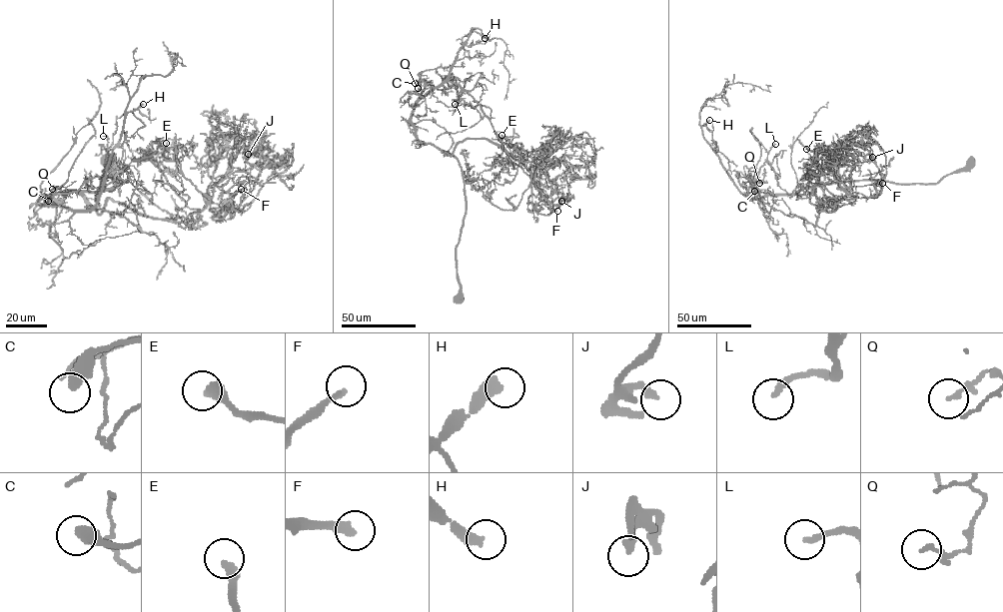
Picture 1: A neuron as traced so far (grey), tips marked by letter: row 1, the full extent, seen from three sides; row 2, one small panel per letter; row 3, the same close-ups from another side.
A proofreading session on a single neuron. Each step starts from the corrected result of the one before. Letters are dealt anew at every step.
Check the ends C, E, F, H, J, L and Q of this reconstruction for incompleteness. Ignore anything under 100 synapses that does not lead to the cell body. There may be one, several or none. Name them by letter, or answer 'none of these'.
F, H

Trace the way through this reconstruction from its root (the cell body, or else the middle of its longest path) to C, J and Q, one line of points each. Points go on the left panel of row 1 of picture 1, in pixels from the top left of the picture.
C: (107, 162), (103, 190), (113, 190), (117, 186), (56, 192), (43, 204), (62, 201), (48, 201)
J: (107, 162), (103, 190), (117, 186), (83, 192), (98, 214), (111, 199), (186, 222), (245, 136), (248, 154)
Q: (107, 162), (103, 190), (113, 190), (117, 186), (56, 192), (43, 204), (65, 197), (52, 189)

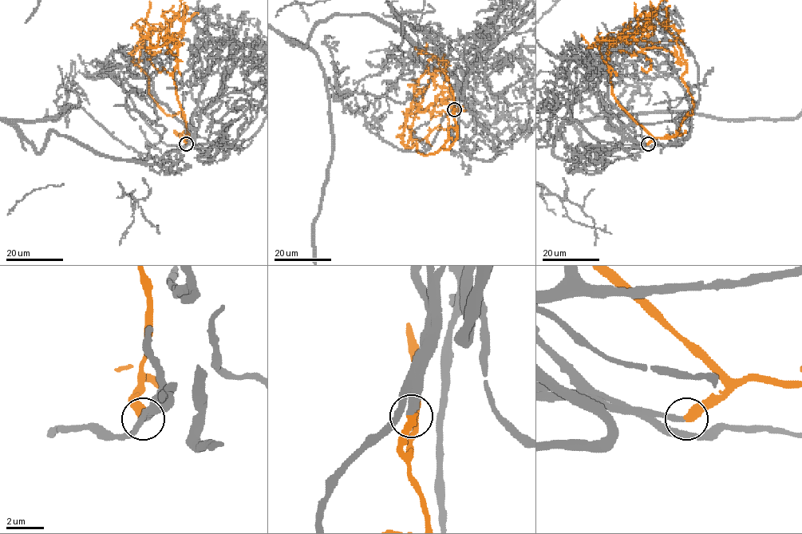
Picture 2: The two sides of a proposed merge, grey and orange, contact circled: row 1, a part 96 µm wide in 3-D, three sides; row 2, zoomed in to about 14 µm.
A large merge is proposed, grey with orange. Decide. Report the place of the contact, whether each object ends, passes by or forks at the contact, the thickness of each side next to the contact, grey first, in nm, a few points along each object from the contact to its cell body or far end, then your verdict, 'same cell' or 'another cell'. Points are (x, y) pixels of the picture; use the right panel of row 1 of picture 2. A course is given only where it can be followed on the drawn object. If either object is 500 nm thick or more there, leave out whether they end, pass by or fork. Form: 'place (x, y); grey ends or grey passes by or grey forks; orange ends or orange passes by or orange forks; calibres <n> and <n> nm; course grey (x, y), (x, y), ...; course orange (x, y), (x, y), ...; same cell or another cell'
place (648, 144); grey ends; orange ends; calibres 340 and 460 nm; course orange (647, 144), (673, 137), (693, 107), (682, 76), (686, 61), (677, 43), (679, 32), (665, 25), (669, 5); same cell

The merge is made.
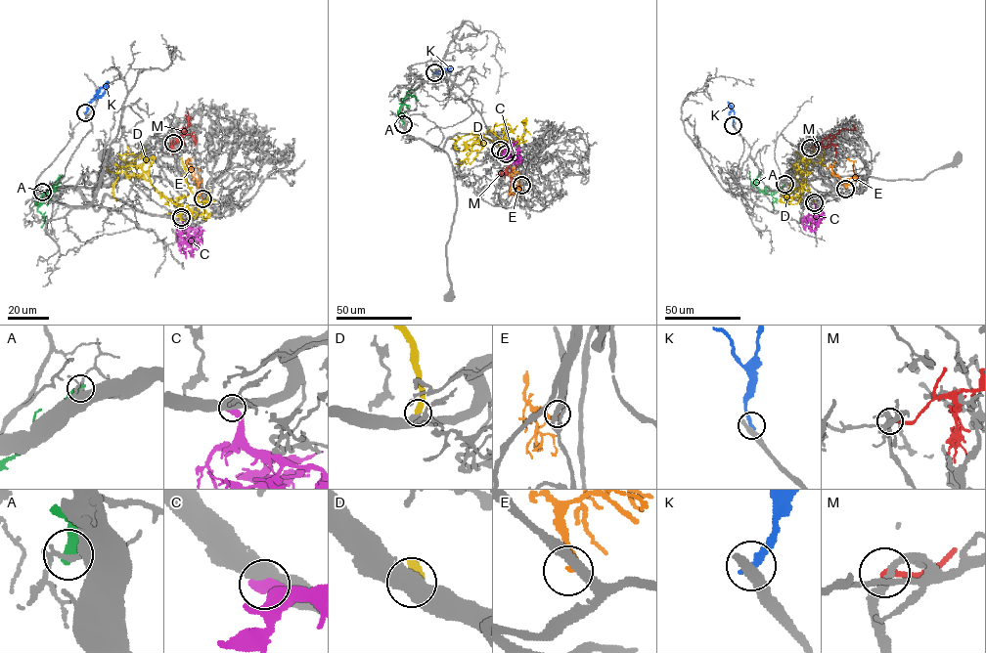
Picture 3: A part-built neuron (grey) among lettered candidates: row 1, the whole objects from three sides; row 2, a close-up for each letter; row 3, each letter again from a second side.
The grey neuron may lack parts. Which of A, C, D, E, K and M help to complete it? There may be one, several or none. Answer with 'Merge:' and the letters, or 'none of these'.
Merge: D

